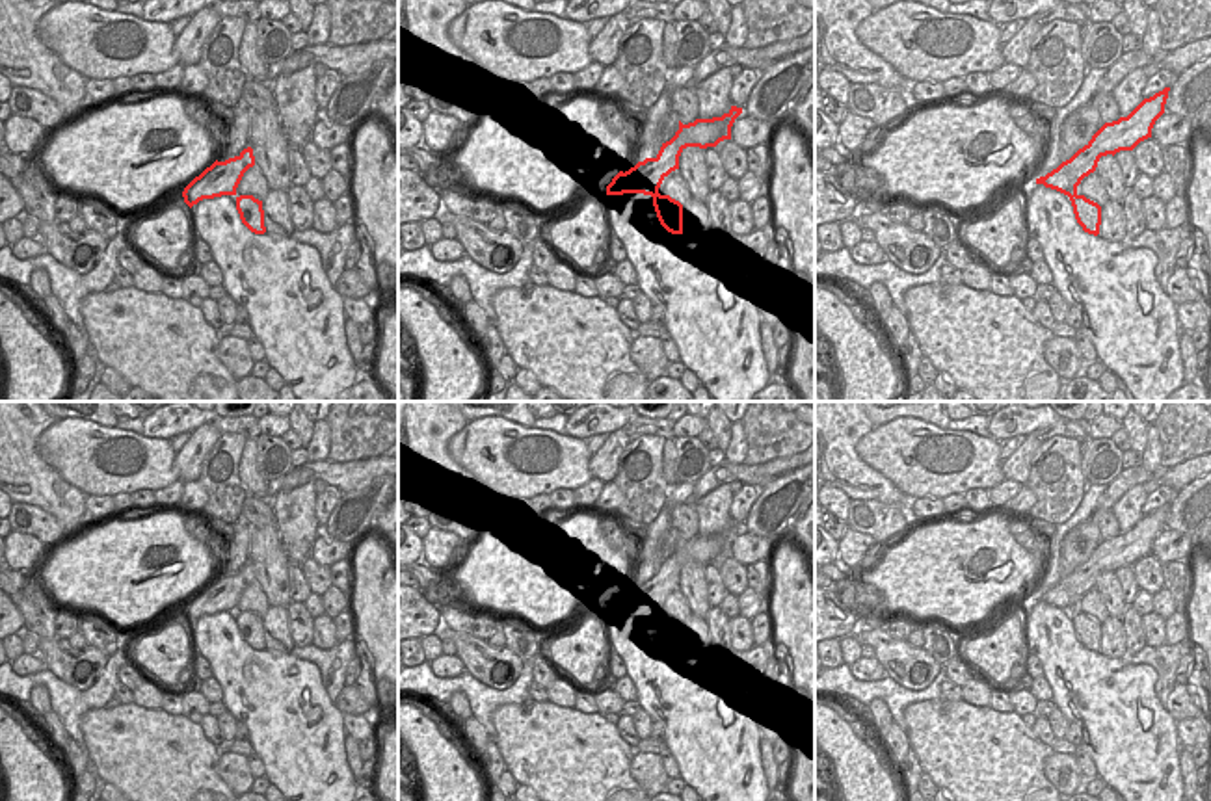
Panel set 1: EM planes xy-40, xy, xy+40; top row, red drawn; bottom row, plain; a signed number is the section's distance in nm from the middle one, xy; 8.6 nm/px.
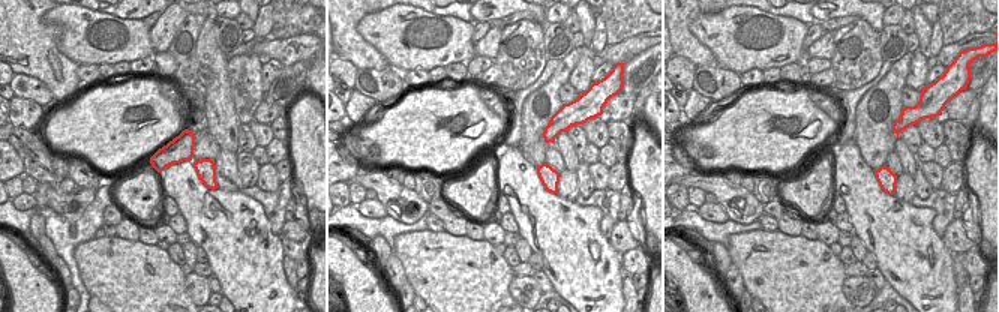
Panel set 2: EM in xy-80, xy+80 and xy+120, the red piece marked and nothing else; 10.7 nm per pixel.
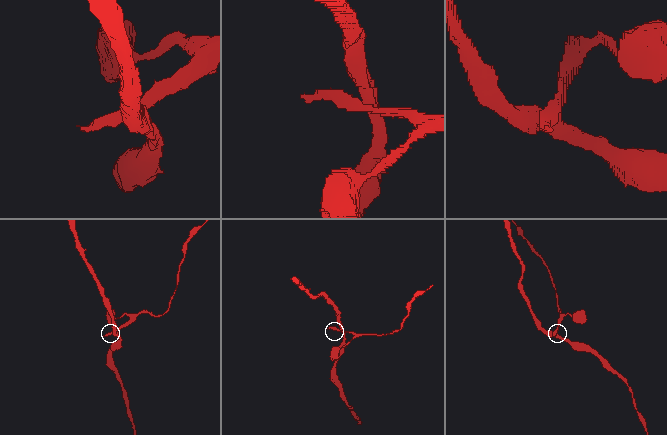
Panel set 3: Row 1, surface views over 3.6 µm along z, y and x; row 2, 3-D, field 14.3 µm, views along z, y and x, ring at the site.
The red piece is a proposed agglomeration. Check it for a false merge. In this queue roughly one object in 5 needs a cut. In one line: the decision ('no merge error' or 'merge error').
merge error

